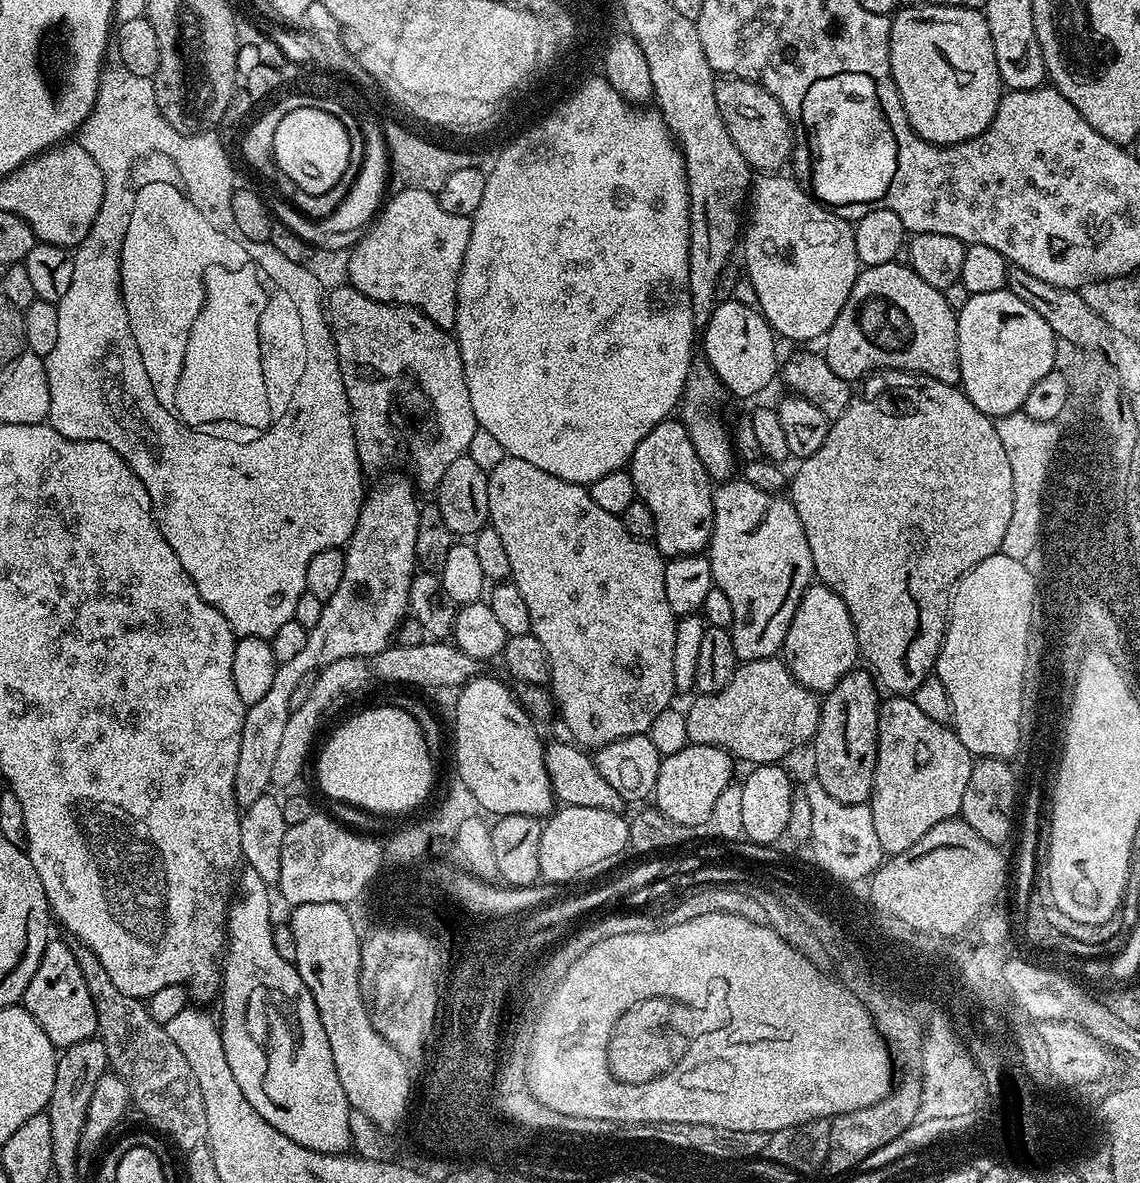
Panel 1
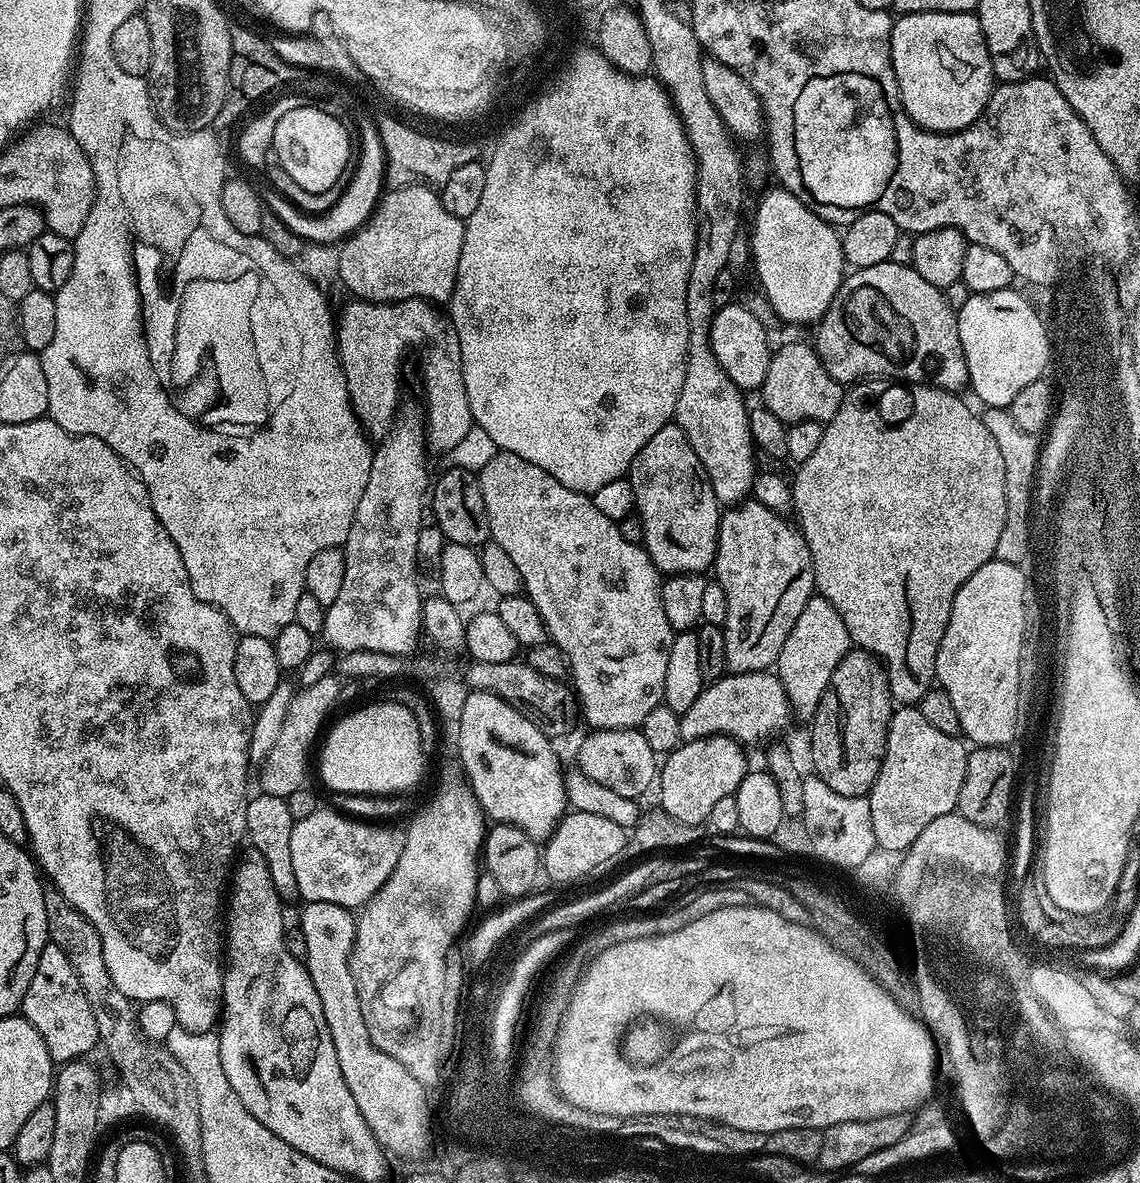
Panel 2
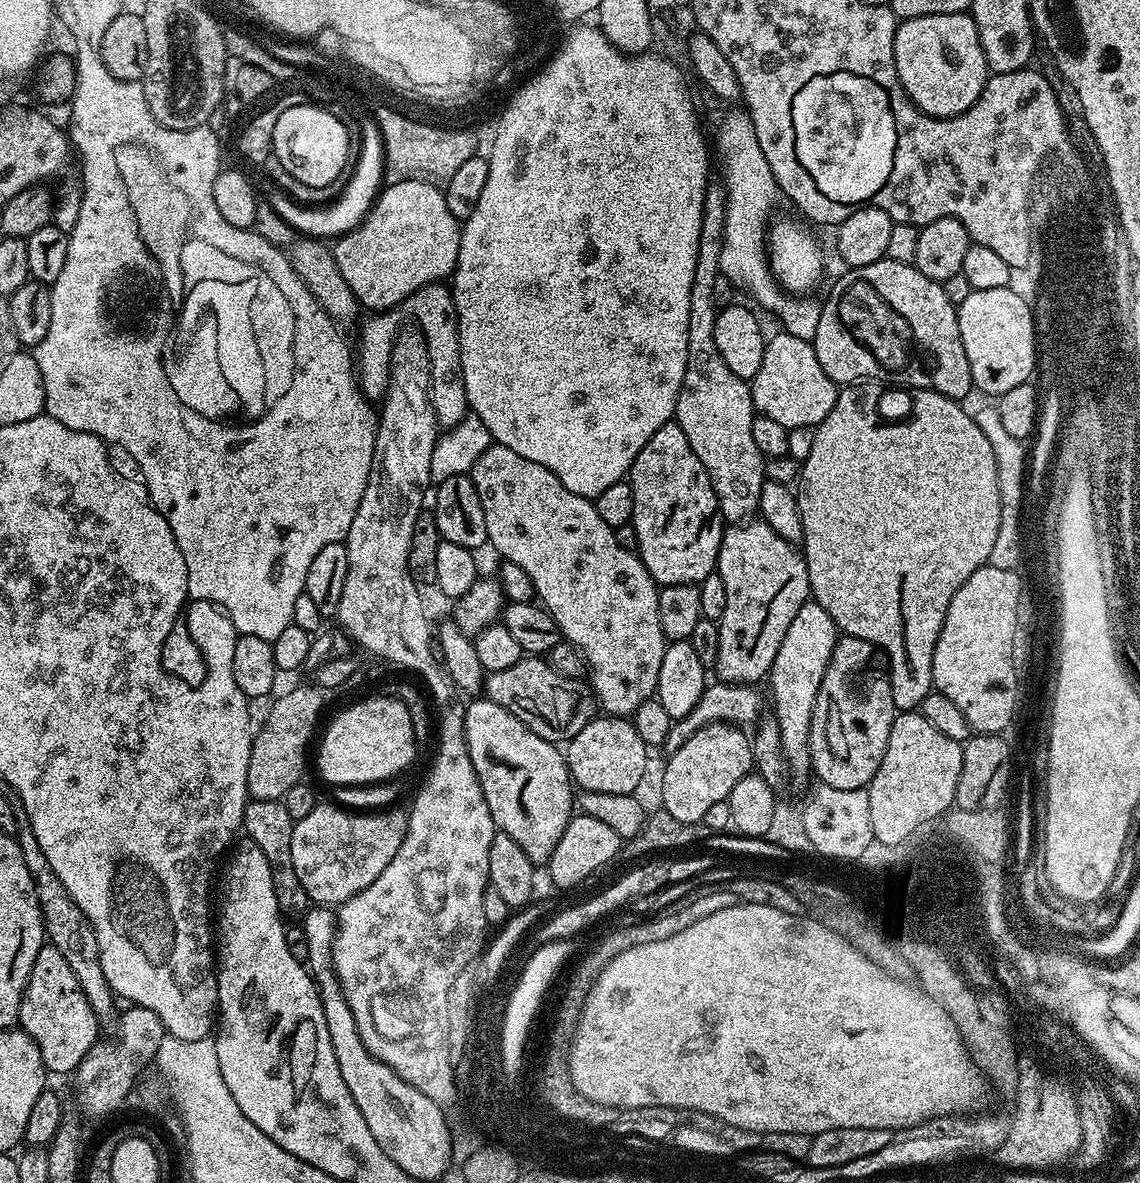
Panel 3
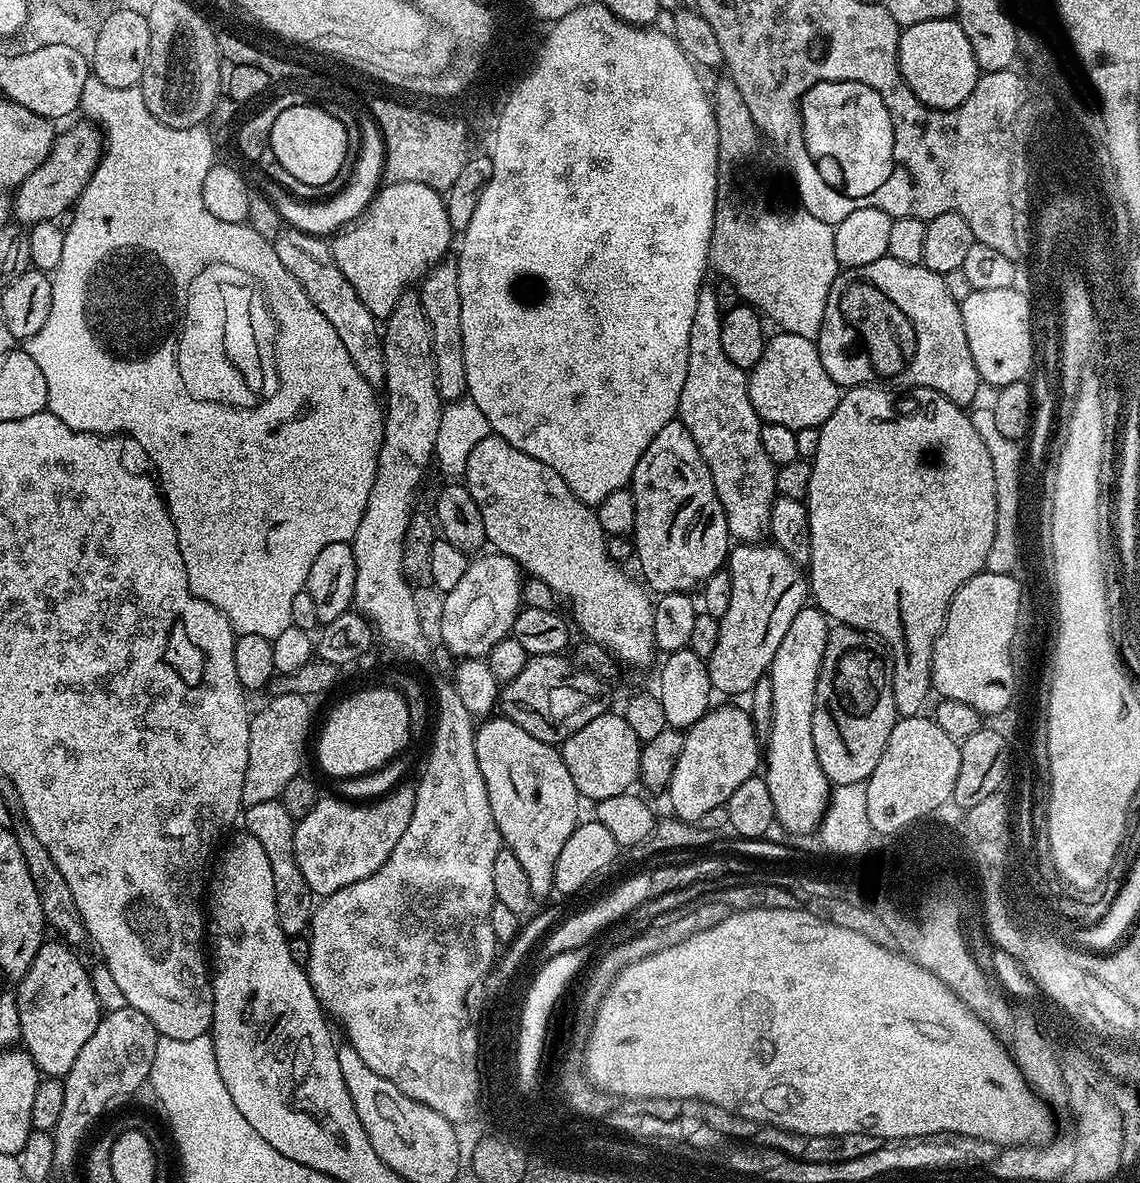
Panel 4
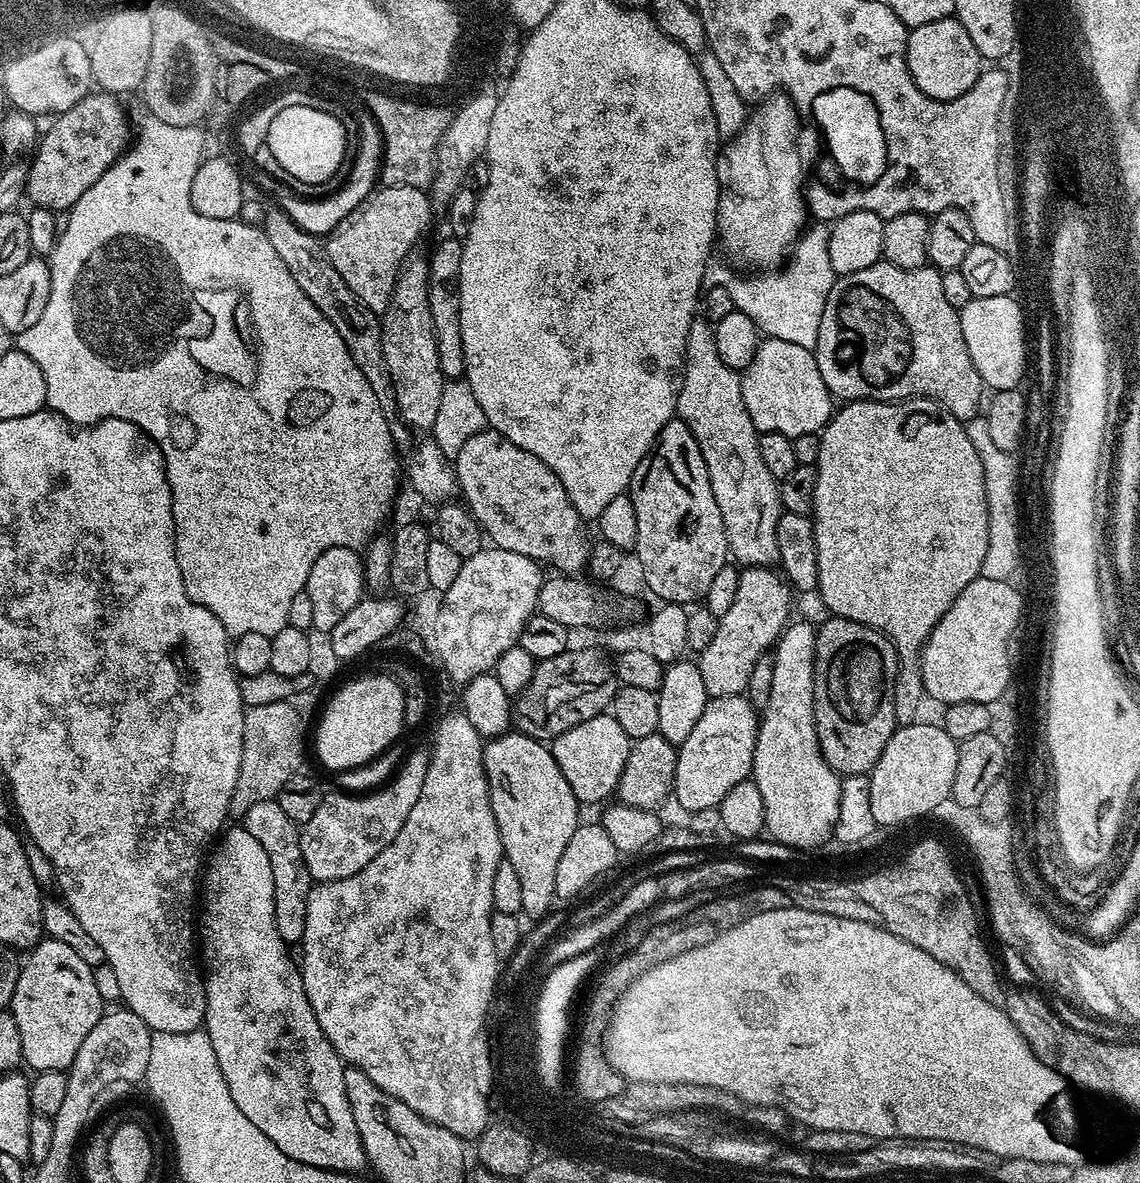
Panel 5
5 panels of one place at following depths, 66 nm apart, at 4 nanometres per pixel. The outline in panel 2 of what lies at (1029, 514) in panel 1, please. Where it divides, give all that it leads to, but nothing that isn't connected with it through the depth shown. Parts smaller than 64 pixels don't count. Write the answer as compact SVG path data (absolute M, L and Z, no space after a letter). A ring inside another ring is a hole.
M985 407L982 419L986 430L994 434L994 442L998 442L998 450L1002 450L1002 462L1006 466L1006 522L1002 525L1002 534L998 537L998 550L995 559L1002 562L1023 565L1028 556L1029 528L1024 525L1025 501L1032 499L1036 483L1036 462L1041 445L1037 437L1026 430L1018 430L1011 411L1002 408Z

